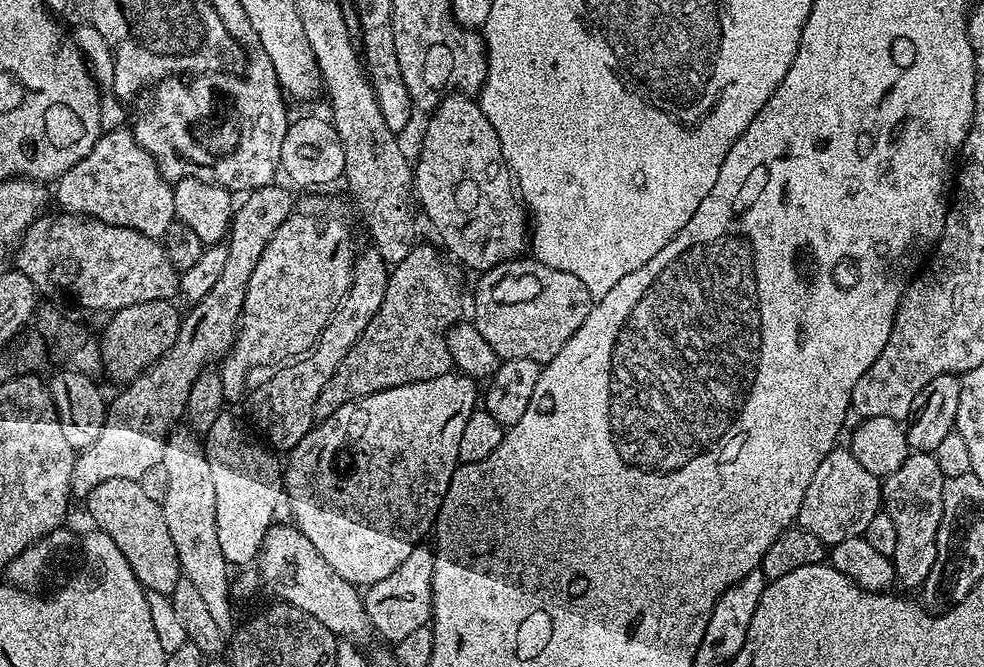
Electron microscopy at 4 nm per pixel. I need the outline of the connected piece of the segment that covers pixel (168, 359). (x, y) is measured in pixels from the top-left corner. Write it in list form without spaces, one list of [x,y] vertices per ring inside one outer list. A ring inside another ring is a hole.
[[[273,182],[265,188],[253,188],[241,199],[244,200],[241,204],[239,201],[226,240],[226,266],[218,282],[214,282],[214,290],[210,290],[206,298],[195,301],[189,312],[183,313],[174,346],[170,346],[160,360],[155,360],[139,376],[127,381],[113,400],[111,397],[102,434],[98,434],[98,439],[90,446],[79,449],[74,462],[73,497],[86,498],[98,482],[106,482],[109,478],[143,481],[147,472],[155,468],[157,471],[163,465],[166,442],[177,427],[176,419],[185,415],[194,380],[209,366],[227,357],[236,338],[240,314],[244,311],[250,274],[254,274],[254,266],[258,266],[258,258],[262,258],[264,247],[278,226],[282,226],[293,211],[294,205],[287,190],[278,185]]]

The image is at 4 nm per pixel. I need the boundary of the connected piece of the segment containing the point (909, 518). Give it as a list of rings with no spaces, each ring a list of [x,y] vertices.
[[[912,452],[894,470],[894,474],[883,477],[880,498],[882,511],[894,520],[895,533],[897,534],[897,546],[891,556],[892,565],[896,571],[897,581],[908,588],[923,589],[926,578],[930,578],[930,570],[934,570],[934,558],[938,554],[936,539],[938,538],[938,526],[942,522],[942,486],[946,477],[942,470],[938,470],[938,462],[935,455],[930,452]]]

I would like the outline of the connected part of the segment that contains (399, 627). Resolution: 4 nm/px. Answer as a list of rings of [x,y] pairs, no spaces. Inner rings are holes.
[[[427,543],[417,544],[414,550],[410,550],[409,556],[402,561],[402,566],[398,570],[393,570],[387,578],[382,578],[382,582],[374,582],[363,589],[364,609],[368,615],[368,623],[373,633],[377,632],[384,640],[397,642],[406,638],[419,627],[429,626],[432,619],[432,579],[434,578],[434,558],[435,551],[431,547],[427,548]]]

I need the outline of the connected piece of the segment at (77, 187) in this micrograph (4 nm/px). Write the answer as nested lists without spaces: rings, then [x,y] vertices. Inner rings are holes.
[[[118,127],[105,131],[94,142],[94,150],[78,162],[78,166],[70,166],[66,174],[57,176],[54,181],[54,200],[65,212],[73,212],[75,216],[97,216],[102,222],[110,222],[114,226],[126,226],[130,230],[138,230],[138,234],[162,238],[168,227],[176,219],[174,210],[173,185],[158,170],[154,158],[136,141],[131,131]]]

